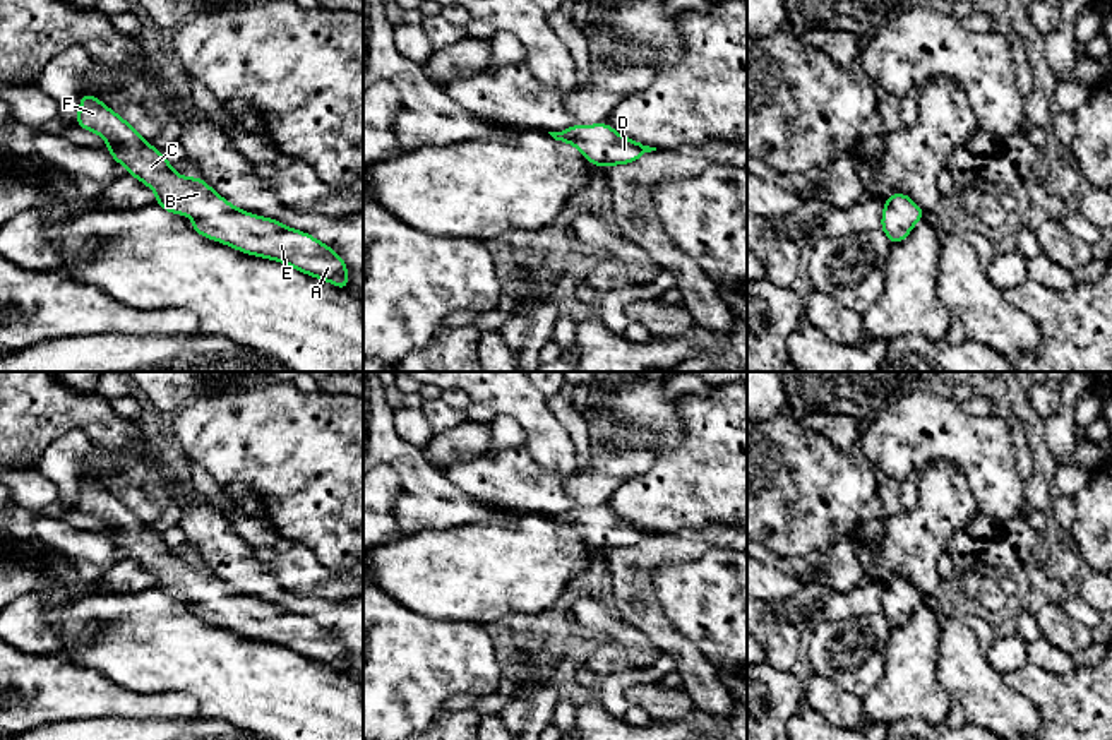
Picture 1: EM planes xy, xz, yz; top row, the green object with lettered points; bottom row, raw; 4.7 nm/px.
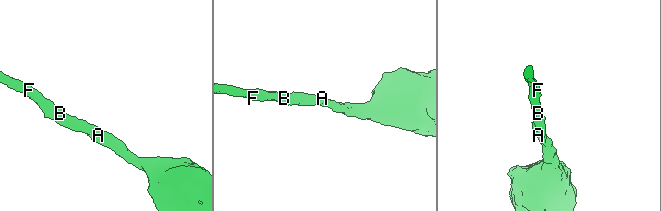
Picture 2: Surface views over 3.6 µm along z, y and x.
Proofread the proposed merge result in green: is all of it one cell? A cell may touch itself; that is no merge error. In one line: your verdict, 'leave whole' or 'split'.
leave whole

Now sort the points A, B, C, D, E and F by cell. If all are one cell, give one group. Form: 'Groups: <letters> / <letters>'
Groups: A B C D E F

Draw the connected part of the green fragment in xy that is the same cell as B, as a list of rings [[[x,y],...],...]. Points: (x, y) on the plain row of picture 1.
[[[81,480],[77,510],[101,519],[115,545],[156,576],[156,588],[168,596],[190,600],[199,618],[243,637],[284,646],[348,675],[348,651],[331,630],[279,605],[236,593],[199,560],[175,557],[161,534],[98,481]]]

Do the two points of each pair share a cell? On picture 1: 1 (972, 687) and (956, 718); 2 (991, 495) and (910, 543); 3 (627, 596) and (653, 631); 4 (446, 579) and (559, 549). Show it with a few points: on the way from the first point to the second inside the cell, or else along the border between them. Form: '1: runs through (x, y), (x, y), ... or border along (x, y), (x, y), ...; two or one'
1: border along (953, 699), (960, 704), (968, 722); two
2: border along (960, 466), (979, 513); two
3: runs through (636, 605), (651, 622); one
4: runs through (473, 572), (497, 566), (523, 566), (532, 560); one

